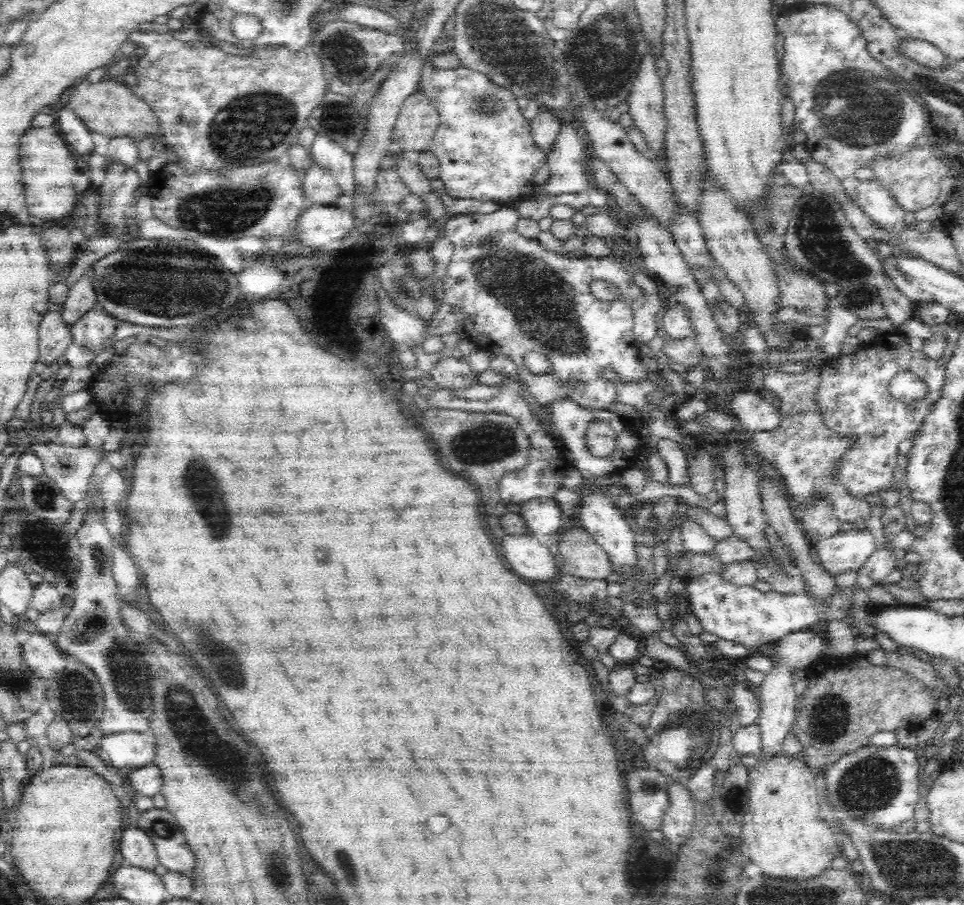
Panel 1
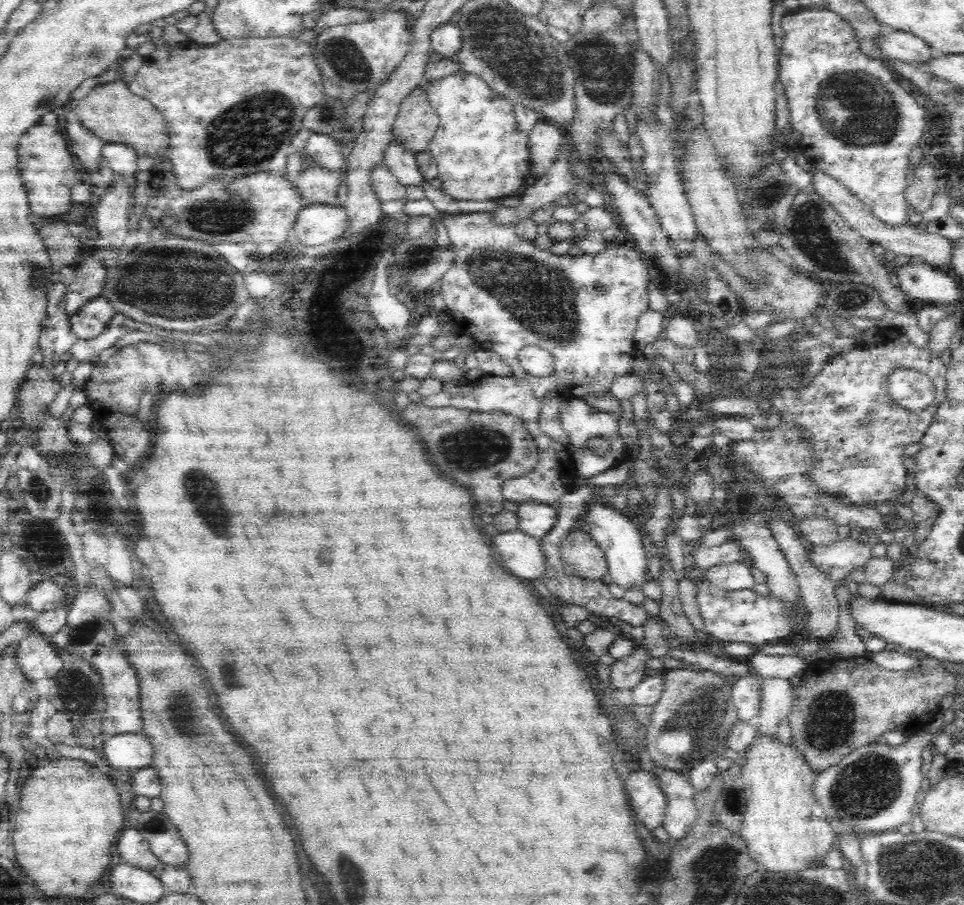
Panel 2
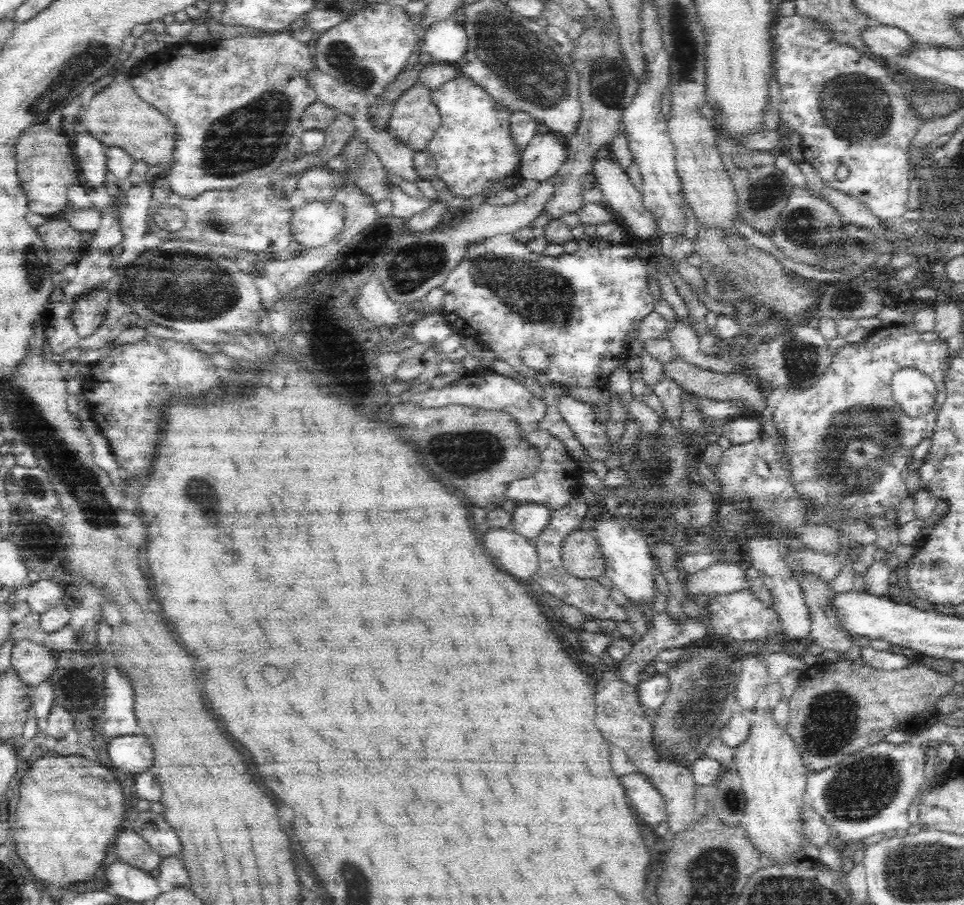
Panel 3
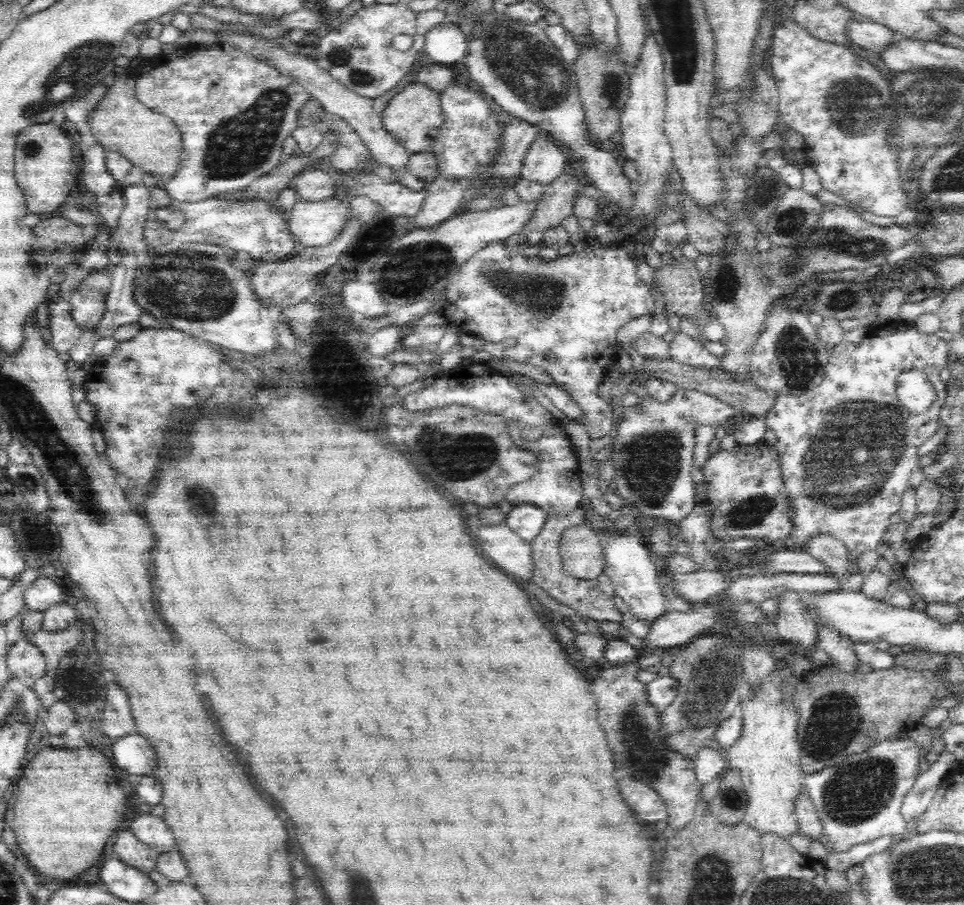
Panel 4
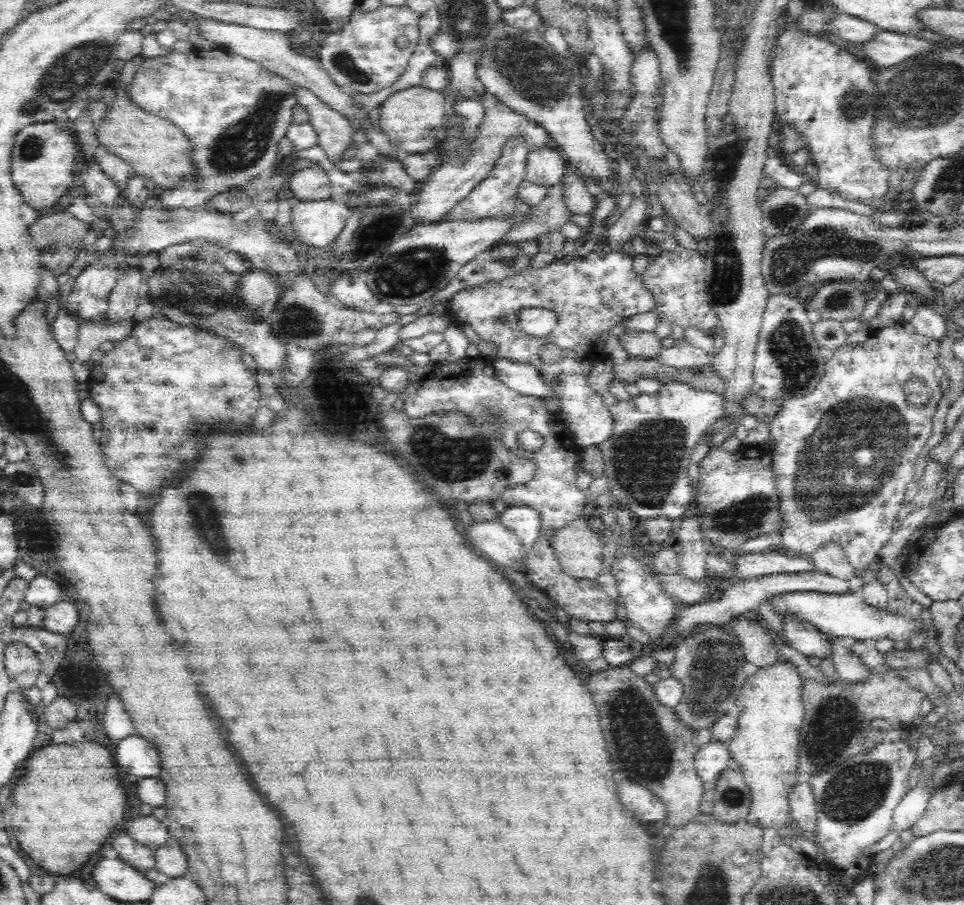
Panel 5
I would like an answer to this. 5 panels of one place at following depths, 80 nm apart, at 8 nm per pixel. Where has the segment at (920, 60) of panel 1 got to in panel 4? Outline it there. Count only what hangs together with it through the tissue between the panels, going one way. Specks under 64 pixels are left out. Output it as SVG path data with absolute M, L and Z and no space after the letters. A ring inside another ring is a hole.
M858 18L844 24L844 33L856 46L874 50L874 52L888 46L890 40L900 37L882 24Z

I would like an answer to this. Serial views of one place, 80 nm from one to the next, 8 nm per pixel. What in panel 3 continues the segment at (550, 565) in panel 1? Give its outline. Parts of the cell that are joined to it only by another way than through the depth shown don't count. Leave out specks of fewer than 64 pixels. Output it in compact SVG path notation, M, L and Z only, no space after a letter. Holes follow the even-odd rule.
M509 527L488 528L482 538L486 554L508 574L528 580L538 568L538 555L533 541L520 536Z

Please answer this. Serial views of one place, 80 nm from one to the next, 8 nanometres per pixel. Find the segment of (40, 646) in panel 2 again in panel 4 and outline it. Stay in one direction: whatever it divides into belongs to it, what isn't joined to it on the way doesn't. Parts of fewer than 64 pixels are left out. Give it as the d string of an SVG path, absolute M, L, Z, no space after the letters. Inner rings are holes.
M22 637L9 646L5 662L11 678L17 678L26 689L33 688L46 669L44 656Z

